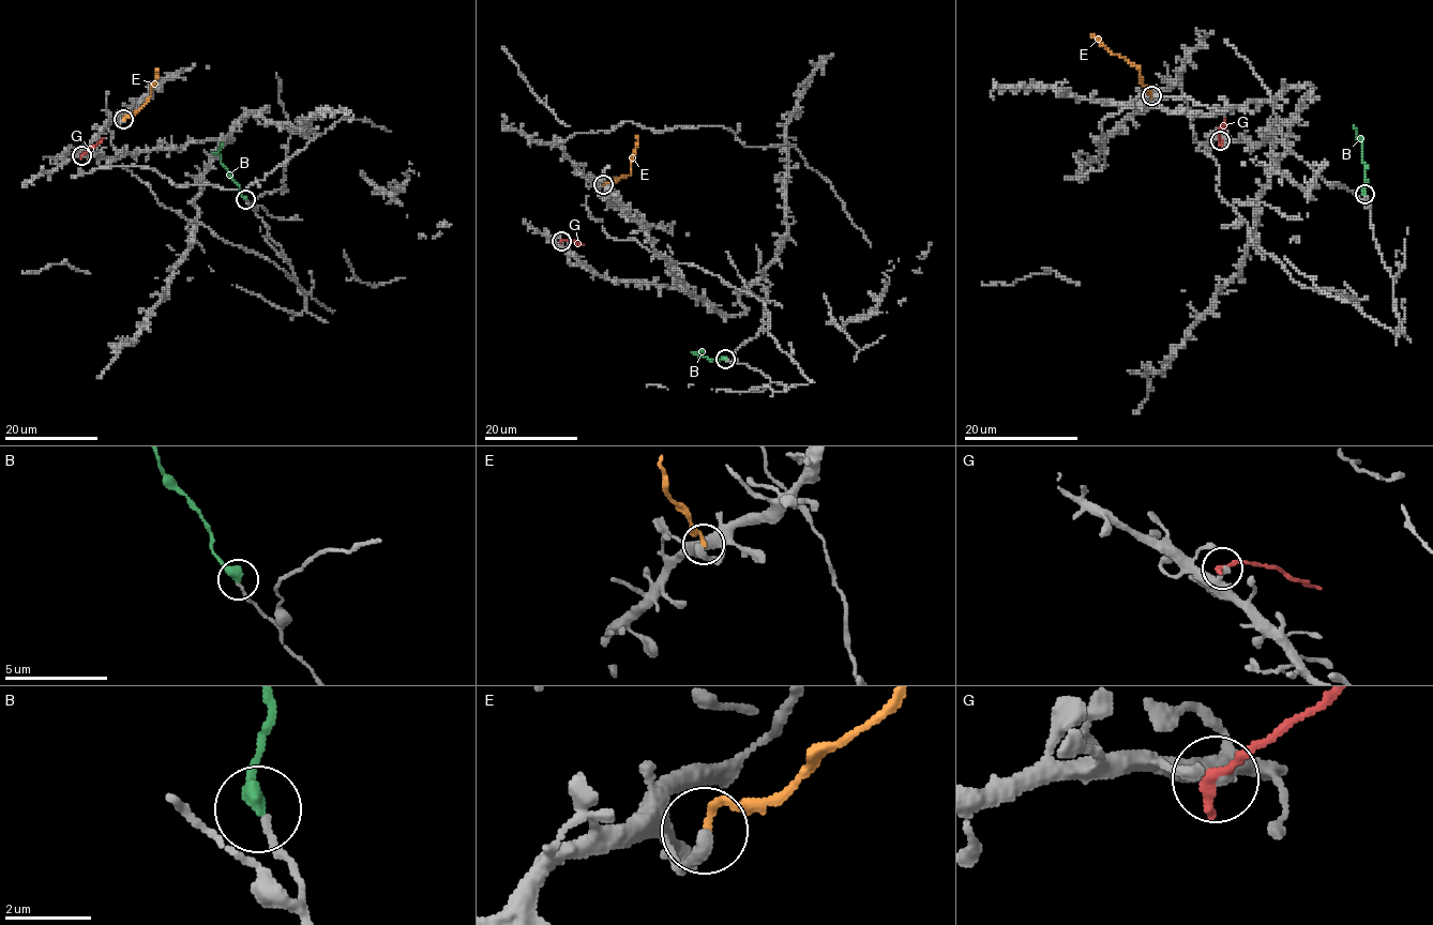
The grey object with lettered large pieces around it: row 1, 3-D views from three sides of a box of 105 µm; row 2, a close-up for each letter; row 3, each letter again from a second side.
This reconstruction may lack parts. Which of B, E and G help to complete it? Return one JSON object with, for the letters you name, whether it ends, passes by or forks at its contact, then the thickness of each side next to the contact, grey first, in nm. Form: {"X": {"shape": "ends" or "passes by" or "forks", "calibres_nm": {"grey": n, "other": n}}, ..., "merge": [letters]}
{"B": {"shape": "ends", "calibres_nm": {"grey": 140, "other": 420}}, "merge": ["B"]}

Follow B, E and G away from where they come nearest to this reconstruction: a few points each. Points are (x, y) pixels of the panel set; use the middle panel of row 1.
B: (725, 359), (700, 355), (702, 350)
E: (603, 184), (630, 173), (636, 135)
G: (561, 241), (570, 240), (585, 245)

